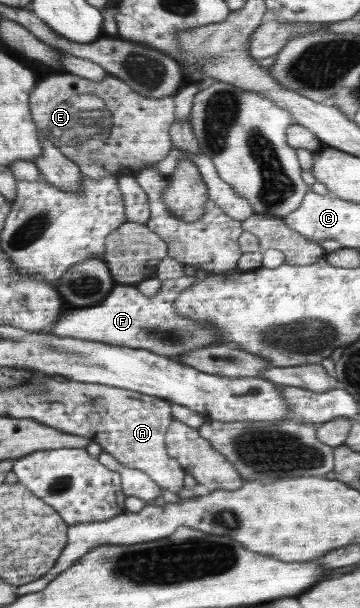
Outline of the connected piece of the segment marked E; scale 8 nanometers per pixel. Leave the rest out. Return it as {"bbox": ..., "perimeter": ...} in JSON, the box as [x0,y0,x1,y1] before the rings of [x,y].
{"bbox":[28,71,176,179],"perimeter":[[[58,71],[35,82],[28,101],[40,139],[53,142],[60,153],[79,167],[81,175],[91,179],[99,179],[105,175],[117,178],[134,176],[137,165],[155,165],[171,153],[169,133],[171,125],[176,121],[175,94],[153,99],[132,91],[129,85],[117,76],[105,76],[104,80],[96,82],[71,72]]]}

